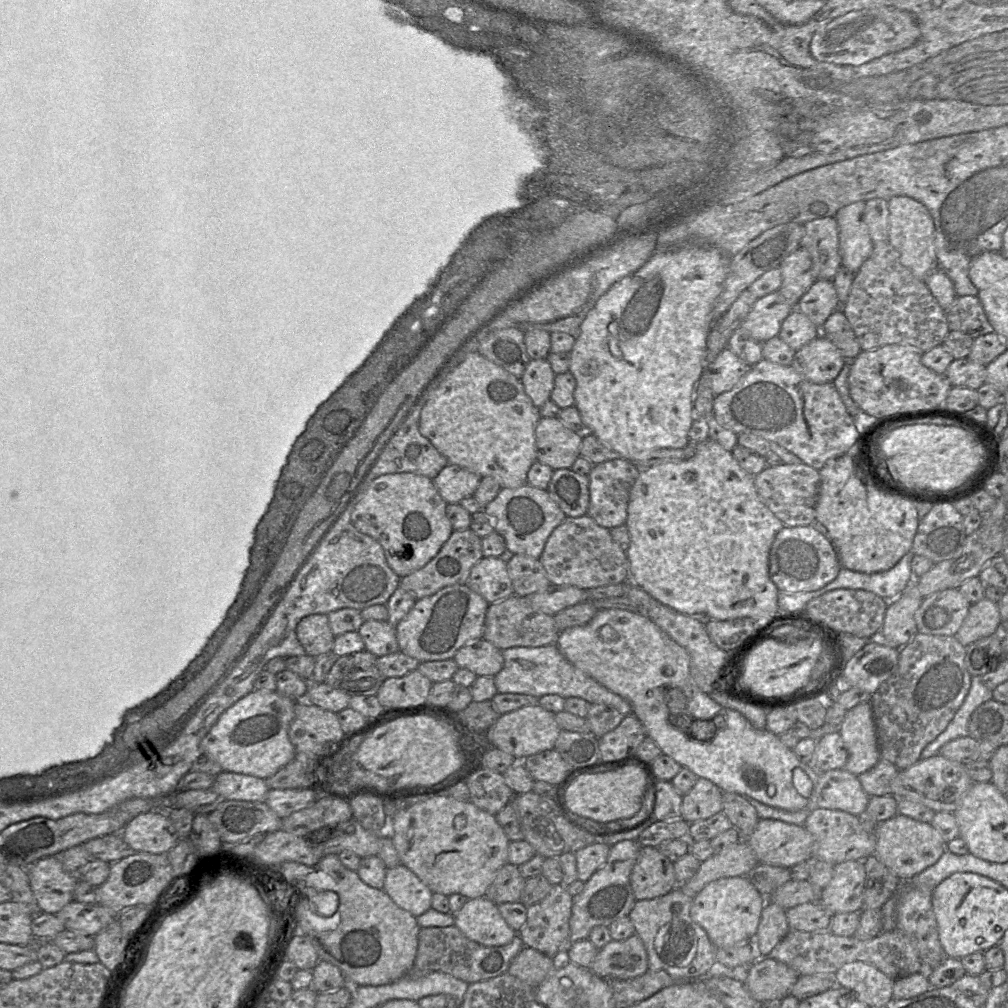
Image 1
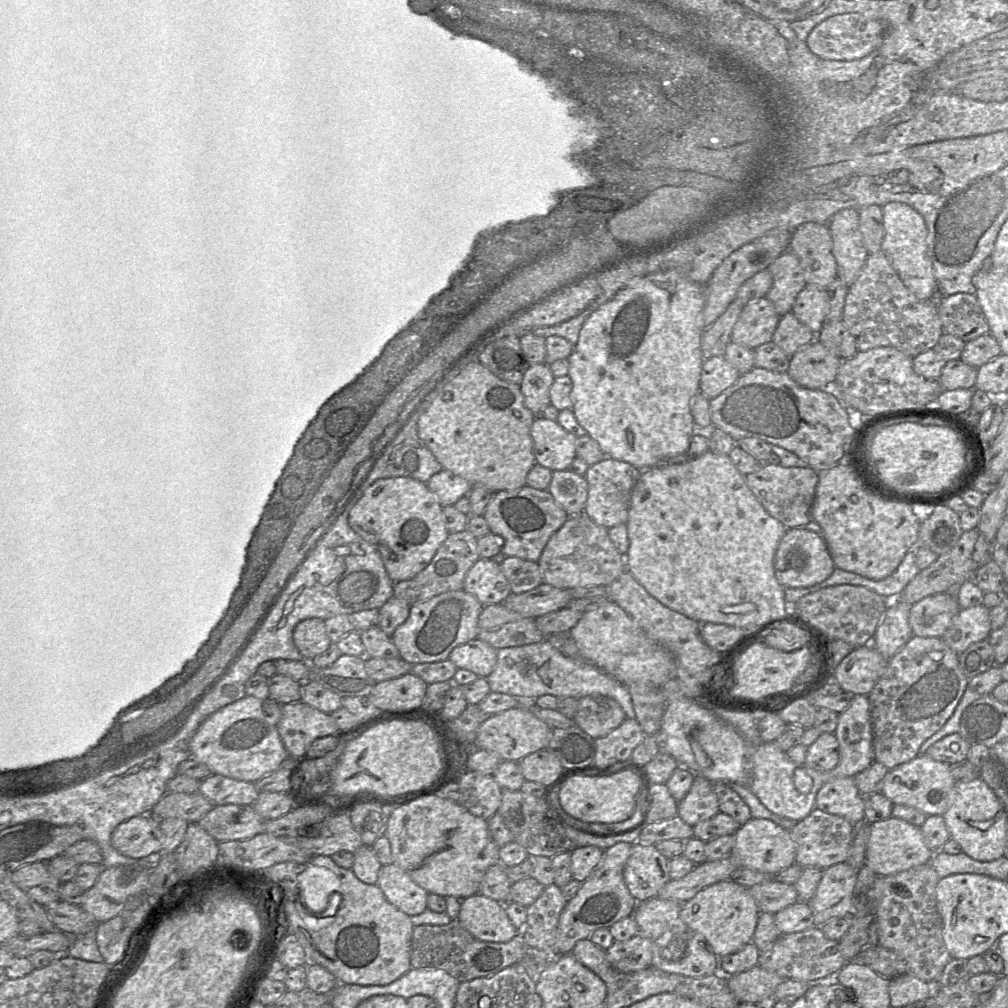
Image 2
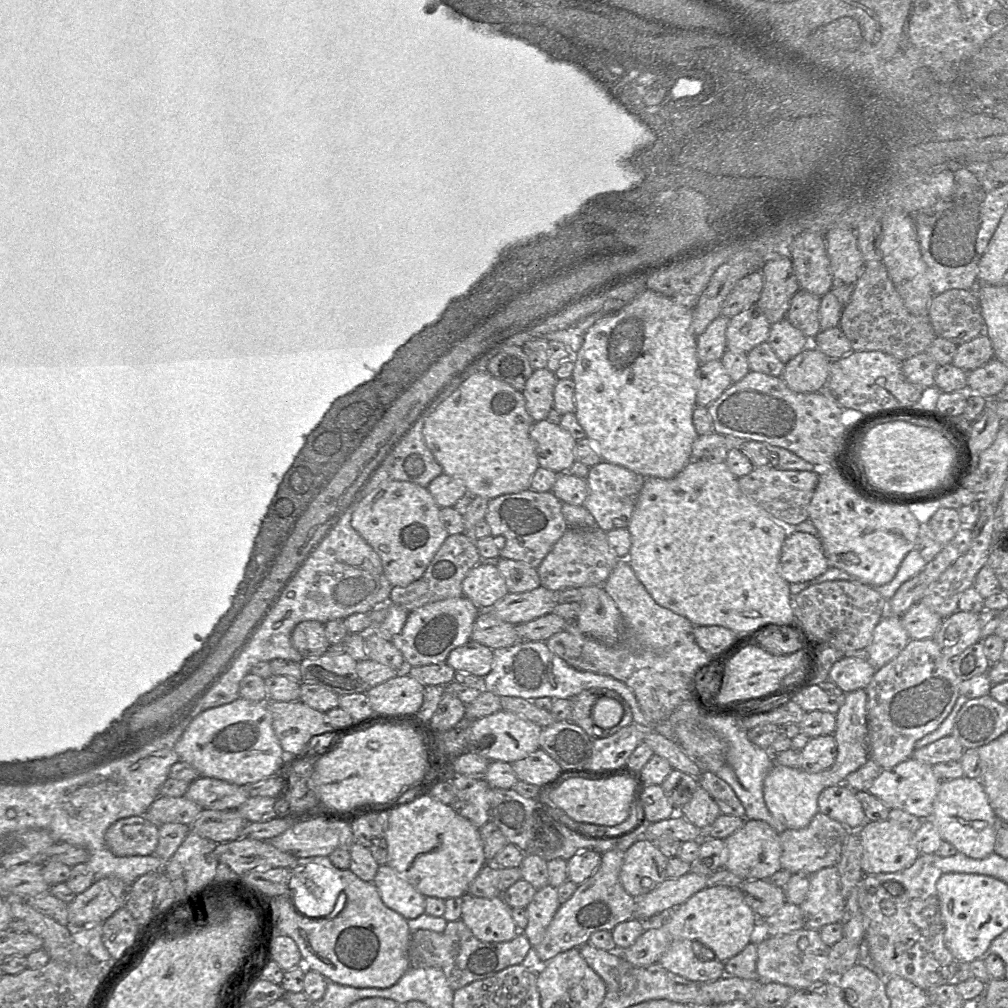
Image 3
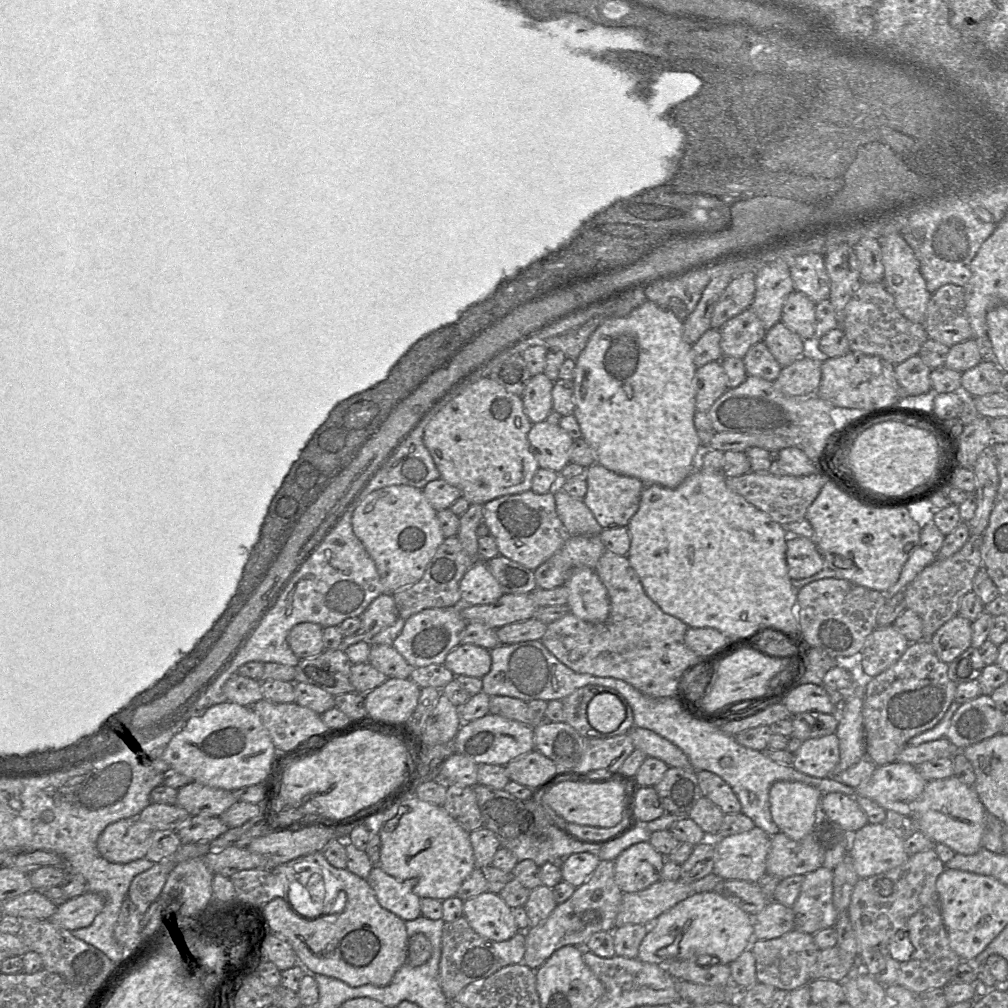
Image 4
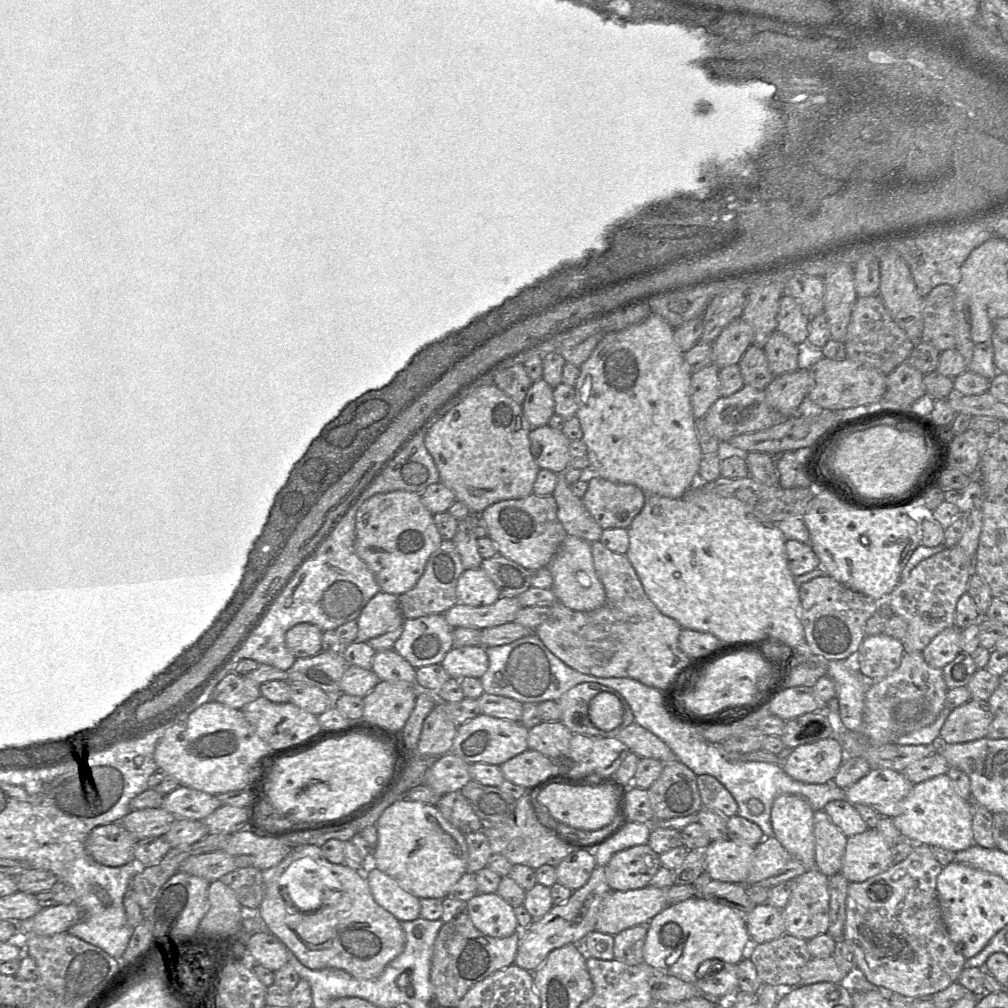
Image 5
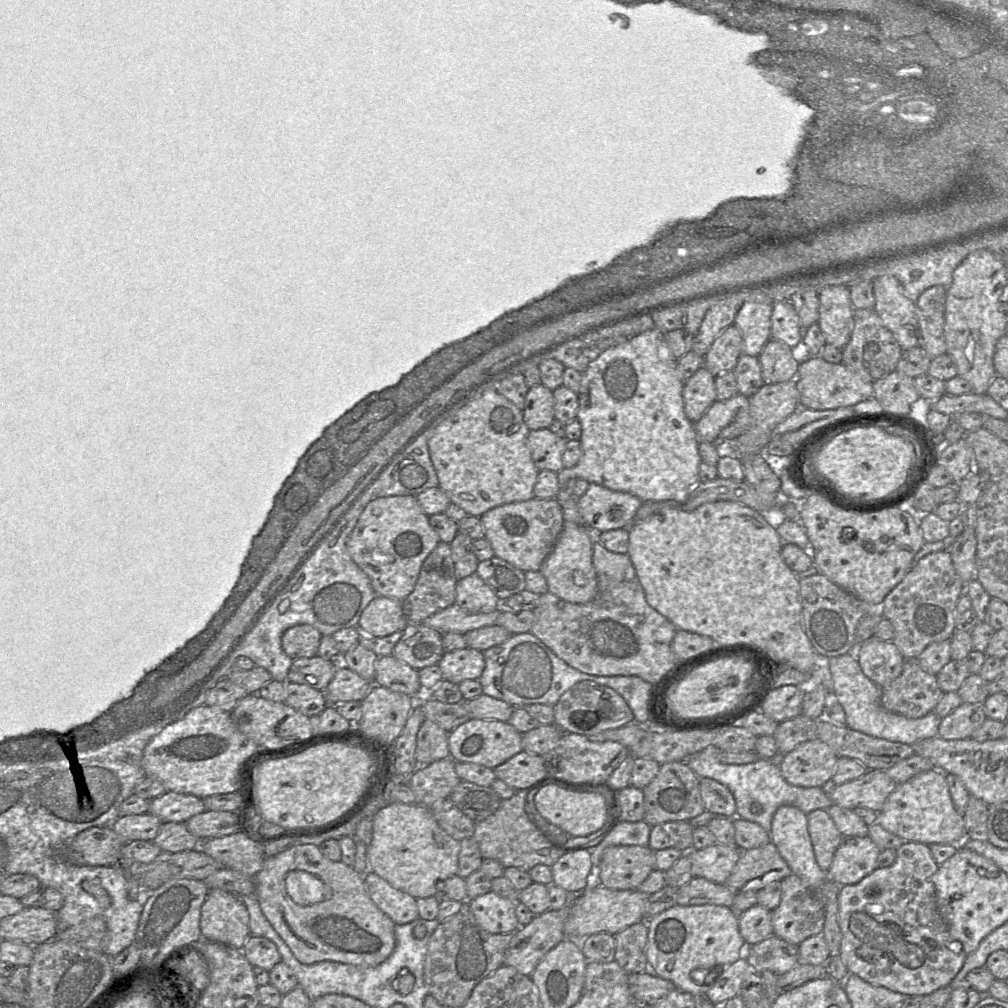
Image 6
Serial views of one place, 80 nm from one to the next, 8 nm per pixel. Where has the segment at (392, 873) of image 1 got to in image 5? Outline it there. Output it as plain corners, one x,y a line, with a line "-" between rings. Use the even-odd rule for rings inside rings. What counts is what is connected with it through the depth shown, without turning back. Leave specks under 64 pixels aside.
368,866
363,873
376,903
397,920
412,921
420,917
419,898
374,866

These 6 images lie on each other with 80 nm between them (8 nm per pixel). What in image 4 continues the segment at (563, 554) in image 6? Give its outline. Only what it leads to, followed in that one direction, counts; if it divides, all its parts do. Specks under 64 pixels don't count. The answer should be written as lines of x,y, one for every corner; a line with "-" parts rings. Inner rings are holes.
574,568
563,586
568,592
570,612
577,618
590,623
607,620
610,614
608,591
593,569

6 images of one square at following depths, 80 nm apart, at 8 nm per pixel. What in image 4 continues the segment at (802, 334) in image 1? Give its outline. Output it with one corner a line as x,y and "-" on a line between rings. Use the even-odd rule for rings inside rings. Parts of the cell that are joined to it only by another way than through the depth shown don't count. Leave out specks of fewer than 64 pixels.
782,322
767,331
763,342
782,368
804,355
804,340

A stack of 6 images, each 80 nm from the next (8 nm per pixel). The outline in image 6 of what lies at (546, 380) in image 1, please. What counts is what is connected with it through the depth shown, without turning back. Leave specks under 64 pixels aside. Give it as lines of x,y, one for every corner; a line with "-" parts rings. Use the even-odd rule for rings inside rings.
542,383
531,387
526,395
523,418
530,430
549,428
555,419
553,391

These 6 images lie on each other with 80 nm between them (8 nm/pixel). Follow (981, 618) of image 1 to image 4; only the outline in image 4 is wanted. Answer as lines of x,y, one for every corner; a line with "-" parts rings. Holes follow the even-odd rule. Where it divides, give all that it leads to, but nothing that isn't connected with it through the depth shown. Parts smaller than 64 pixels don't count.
955,615
945,622
931,637
937,658
949,664
971,646
972,622

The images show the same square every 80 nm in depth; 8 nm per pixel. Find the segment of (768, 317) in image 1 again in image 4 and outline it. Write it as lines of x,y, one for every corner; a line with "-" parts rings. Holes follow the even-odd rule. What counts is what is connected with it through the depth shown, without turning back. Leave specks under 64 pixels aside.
746,309
720,328
723,357
743,359
750,347
764,340
766,333
757,315
751,309

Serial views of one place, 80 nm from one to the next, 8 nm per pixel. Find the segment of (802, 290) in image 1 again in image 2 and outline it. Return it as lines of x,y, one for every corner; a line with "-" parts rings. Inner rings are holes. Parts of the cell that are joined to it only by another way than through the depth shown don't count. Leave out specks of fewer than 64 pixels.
787,250
768,268
773,285
765,297
774,305
782,317
792,311
797,295
807,285
797,255

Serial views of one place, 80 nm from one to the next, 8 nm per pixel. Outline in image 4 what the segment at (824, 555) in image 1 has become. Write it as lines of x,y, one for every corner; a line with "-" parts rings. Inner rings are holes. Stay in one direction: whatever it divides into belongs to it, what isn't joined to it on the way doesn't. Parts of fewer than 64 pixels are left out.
790,535
787,540
786,563
791,579
802,579
820,572
825,560
814,539

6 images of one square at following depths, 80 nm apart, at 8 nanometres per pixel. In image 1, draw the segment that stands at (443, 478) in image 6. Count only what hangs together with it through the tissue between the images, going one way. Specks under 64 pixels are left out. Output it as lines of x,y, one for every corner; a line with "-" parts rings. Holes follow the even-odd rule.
478,352
469,353
456,366
444,366
438,385
423,392
419,431
444,455
450,464
481,477
492,476
502,488
516,489
527,484
527,474
536,458
535,428
541,418
517,377

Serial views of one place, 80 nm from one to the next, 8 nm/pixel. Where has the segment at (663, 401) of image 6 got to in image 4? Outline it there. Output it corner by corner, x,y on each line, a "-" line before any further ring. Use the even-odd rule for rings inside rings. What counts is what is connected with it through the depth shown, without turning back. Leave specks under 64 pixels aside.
646,300
627,316
606,320
593,332
586,347
576,359
575,374
572,380
574,385
573,415
580,426
582,438
590,445
596,456
596,463
617,474
635,477
645,484
658,484
667,488
679,486
696,469
696,463
701,454
701,444
694,425
697,367
692,358
692,345
684,338
683,322
672,312
649,300

